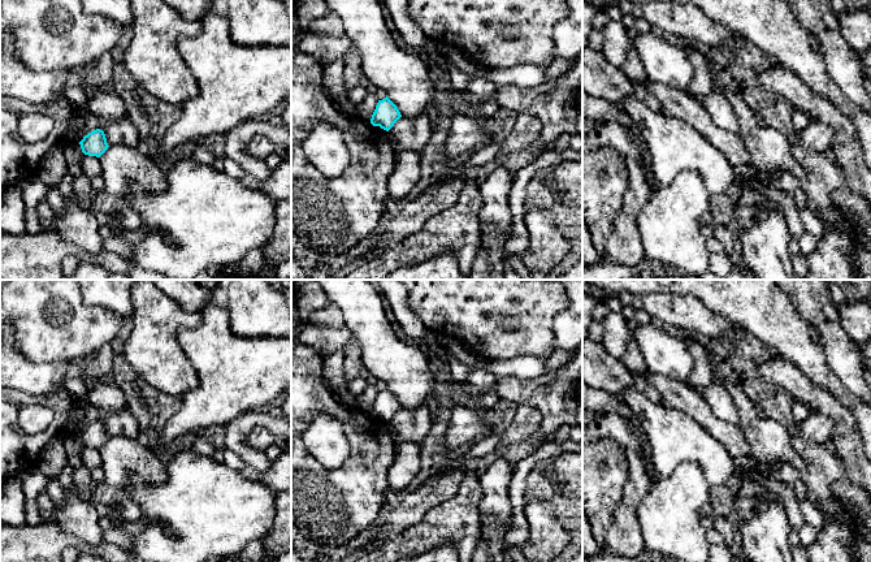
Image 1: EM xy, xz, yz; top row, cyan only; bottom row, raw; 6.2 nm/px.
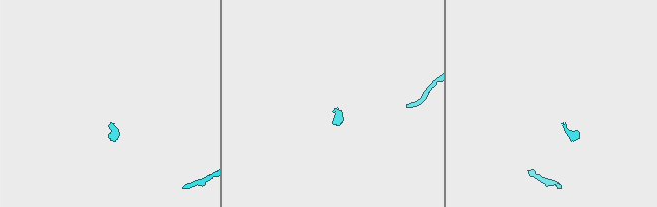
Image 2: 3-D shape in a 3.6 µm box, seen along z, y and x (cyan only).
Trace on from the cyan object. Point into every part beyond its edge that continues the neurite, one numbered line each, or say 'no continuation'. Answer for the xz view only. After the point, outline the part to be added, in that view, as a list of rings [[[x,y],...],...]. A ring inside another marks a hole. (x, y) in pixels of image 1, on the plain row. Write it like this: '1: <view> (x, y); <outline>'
no continuation

